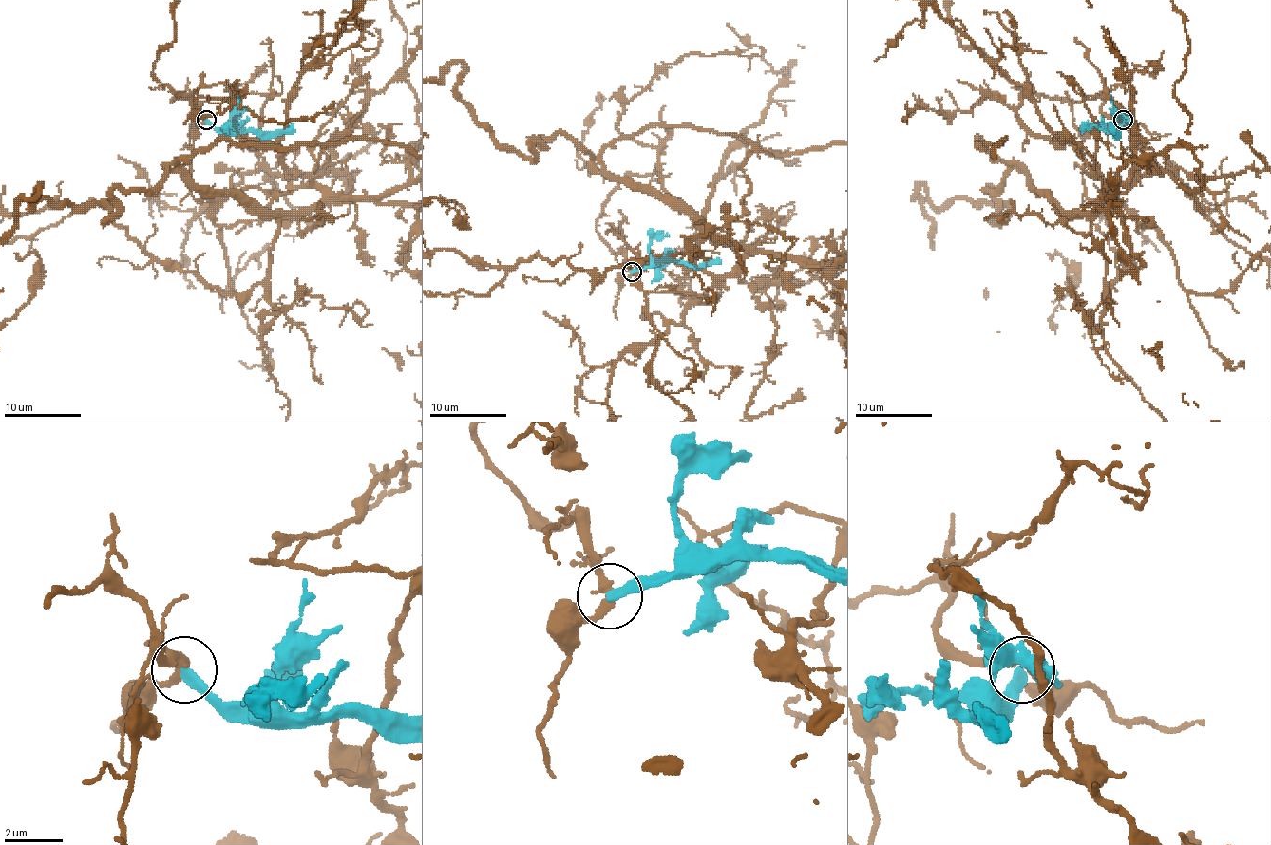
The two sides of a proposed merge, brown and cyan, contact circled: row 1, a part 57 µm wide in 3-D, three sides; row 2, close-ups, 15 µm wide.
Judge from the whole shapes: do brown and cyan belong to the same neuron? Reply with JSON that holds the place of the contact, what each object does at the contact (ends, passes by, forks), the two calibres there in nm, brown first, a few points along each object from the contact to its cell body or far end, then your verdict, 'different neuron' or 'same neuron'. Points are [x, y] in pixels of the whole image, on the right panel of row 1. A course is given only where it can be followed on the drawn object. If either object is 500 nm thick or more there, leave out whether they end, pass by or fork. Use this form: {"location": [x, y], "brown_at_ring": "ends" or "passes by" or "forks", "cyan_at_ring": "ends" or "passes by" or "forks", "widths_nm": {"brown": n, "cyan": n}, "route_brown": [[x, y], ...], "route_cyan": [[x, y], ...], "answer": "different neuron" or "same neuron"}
{"location": [1123, 120], "brown_at_ring": "passes by", "cyan_at_ring": "ends", "widths_nm": {"brown": 240, "cyan": 320}, "route_brown": [[1123, 118], [1099, 97], [1020, 91], [1016, 116], [1067, 141], [1109, 196], [1113, 181], [1022, 93], [1035, 48]], "route_cyan": [[1123, 120], [1113, 132], [1117, 132], [1109, 124]], "answer": "different neuron"}

